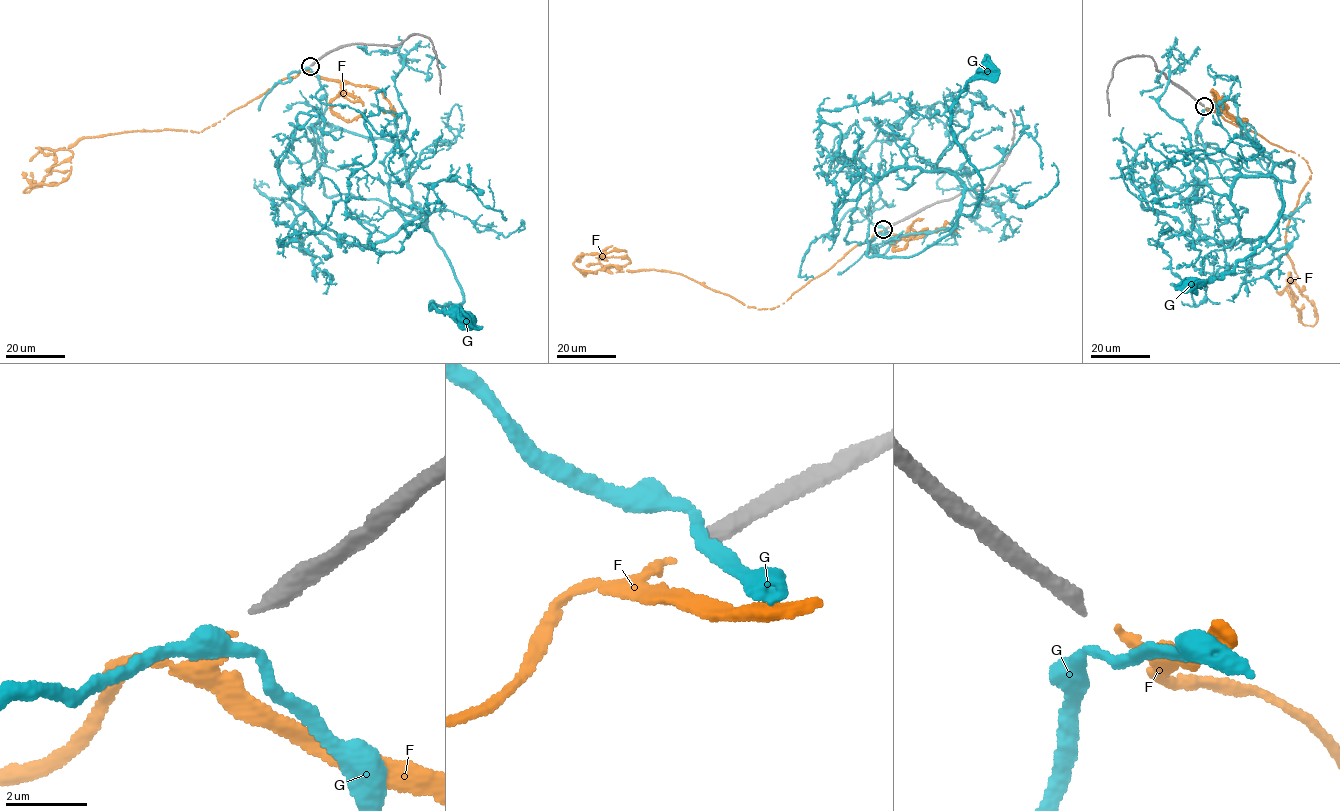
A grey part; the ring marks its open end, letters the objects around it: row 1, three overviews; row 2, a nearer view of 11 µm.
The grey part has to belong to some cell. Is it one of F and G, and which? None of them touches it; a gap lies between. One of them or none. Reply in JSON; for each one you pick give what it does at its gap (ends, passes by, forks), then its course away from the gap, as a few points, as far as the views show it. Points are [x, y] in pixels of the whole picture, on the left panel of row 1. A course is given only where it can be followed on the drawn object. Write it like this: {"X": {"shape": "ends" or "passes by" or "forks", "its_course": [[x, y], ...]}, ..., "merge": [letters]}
{"F": {"shape": "ends", "its_course": [[308, 67], [199, 132], [135, 131], [80, 138], [56, 150], [50, 172], [23, 192], [64, 181], [71, 166]]}, "merge": ["F"]}

